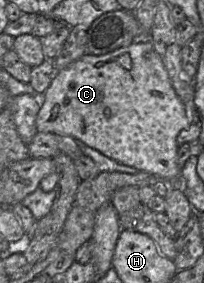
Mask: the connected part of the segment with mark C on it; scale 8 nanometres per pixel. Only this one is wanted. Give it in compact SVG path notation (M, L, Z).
M151 41L133 42L105 55L85 54L58 71L44 92L44 104L36 117L37 132L73 137L121 164L173 184L180 182L181 174L177 165L177 136L188 125L185 106L176 94Z

